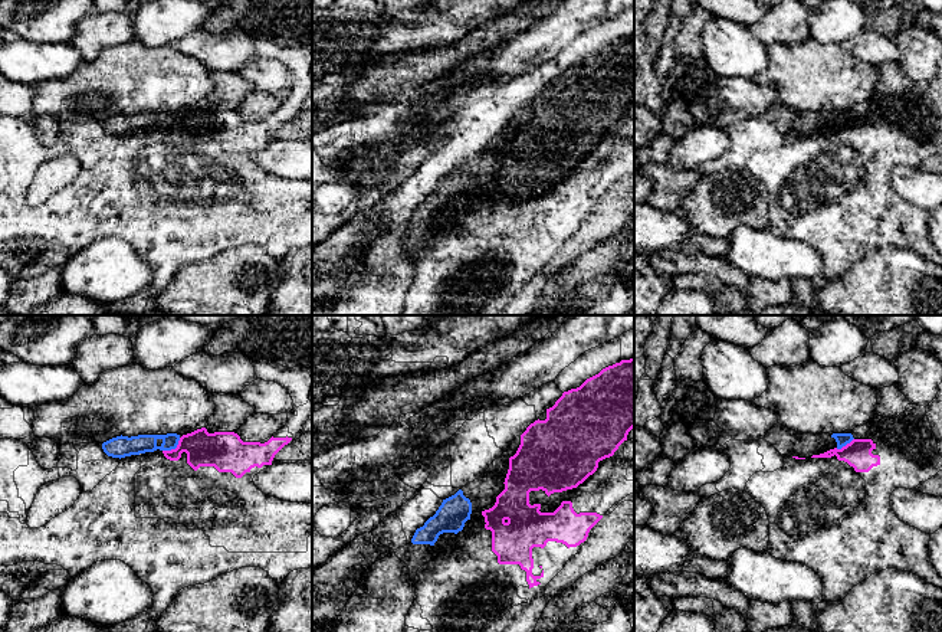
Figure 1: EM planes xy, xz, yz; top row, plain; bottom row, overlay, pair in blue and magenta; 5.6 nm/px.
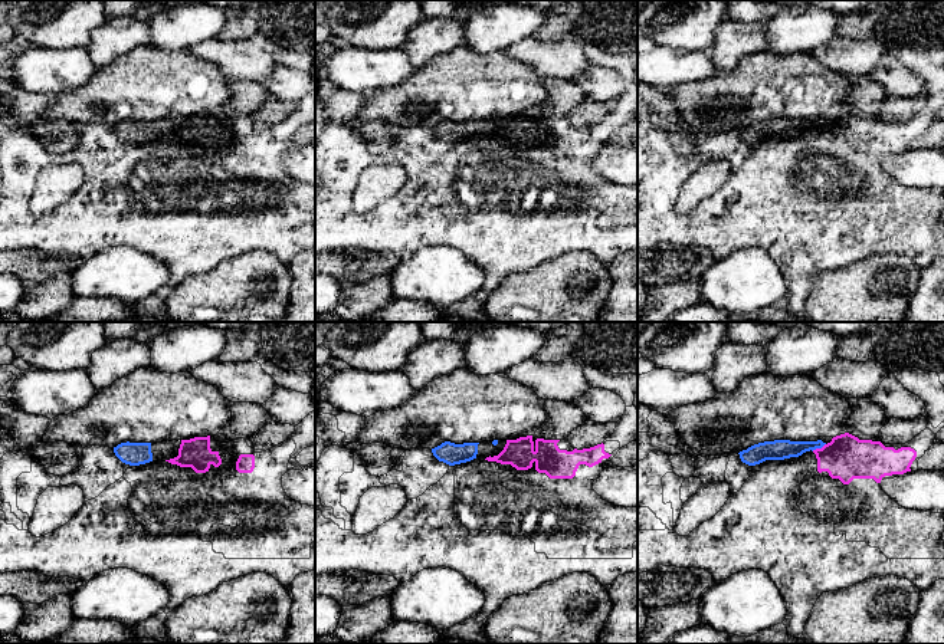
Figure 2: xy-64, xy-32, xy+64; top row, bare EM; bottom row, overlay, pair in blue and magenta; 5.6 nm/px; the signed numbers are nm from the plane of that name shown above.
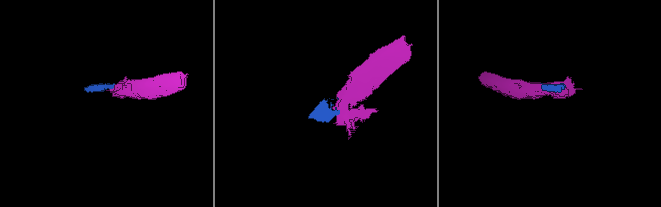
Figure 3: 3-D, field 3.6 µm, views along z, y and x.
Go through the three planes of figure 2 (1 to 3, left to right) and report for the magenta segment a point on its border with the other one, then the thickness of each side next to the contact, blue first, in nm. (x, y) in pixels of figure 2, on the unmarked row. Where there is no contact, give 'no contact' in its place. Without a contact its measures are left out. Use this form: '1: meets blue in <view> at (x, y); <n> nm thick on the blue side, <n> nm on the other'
1: no contact
2: no contact
3: meets blue in xy+64 at (818, 125); 110 nm thick on the blue side, 260 nm on the other

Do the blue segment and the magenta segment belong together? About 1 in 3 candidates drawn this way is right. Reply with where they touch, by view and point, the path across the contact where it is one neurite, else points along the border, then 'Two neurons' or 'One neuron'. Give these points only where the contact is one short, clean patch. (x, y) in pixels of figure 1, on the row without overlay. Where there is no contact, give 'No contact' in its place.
Touches blue at xy (173, 125). Path across: xy (141, 121), (173, 125), (217, 127). One neuron

